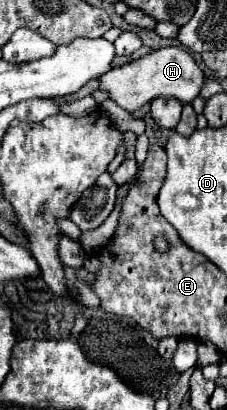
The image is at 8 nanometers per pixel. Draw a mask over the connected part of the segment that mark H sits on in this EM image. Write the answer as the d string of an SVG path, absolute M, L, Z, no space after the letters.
M164 47L158 51L152 51L118 69L110 69L100 77L100 89L106 89L110 97L128 113L140 111L146 103L150 103L160 95L176 97L182 103L192 103L200 95L202 85L204 85L202 69L198 67L190 51L182 47Z

